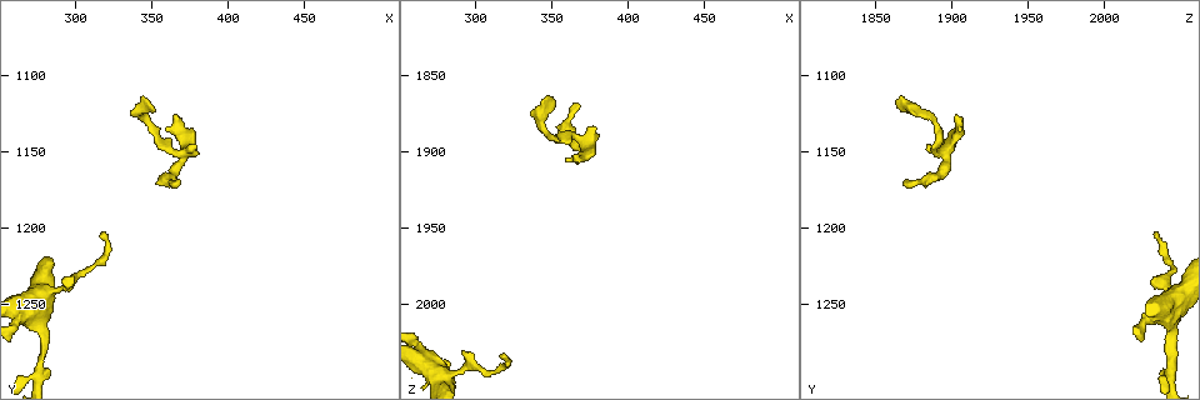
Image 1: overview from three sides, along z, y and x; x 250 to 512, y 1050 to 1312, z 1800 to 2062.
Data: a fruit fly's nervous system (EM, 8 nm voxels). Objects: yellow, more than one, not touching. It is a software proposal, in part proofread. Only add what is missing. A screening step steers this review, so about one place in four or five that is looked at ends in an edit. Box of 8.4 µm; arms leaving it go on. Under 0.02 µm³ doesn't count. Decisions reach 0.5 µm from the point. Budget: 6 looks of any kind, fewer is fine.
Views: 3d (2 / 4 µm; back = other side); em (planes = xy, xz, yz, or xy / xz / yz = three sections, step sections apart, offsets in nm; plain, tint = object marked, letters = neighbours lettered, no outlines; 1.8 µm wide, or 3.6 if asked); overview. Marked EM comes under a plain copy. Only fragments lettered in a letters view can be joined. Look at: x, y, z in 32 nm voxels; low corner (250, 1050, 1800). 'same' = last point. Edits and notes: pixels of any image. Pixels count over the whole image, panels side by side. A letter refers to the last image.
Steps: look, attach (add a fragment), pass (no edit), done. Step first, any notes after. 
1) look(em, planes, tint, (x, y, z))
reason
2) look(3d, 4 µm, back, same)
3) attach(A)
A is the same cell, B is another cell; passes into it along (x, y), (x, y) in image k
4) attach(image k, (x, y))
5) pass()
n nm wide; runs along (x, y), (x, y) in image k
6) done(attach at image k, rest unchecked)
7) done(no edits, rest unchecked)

look(3d, 2 µm, (290, 1234, 2032))
thin end

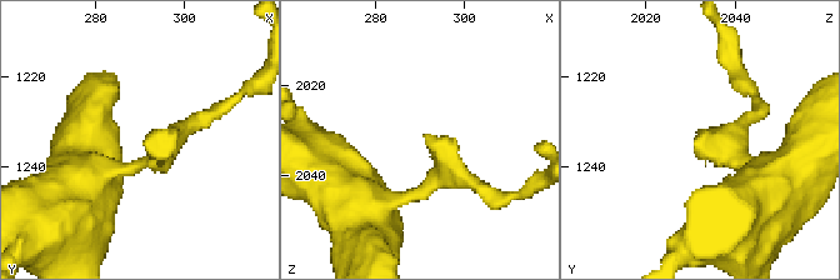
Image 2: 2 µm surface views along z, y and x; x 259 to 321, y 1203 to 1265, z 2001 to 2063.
look(em, planes, letters, (291, 1234, 2032))
need the tissue

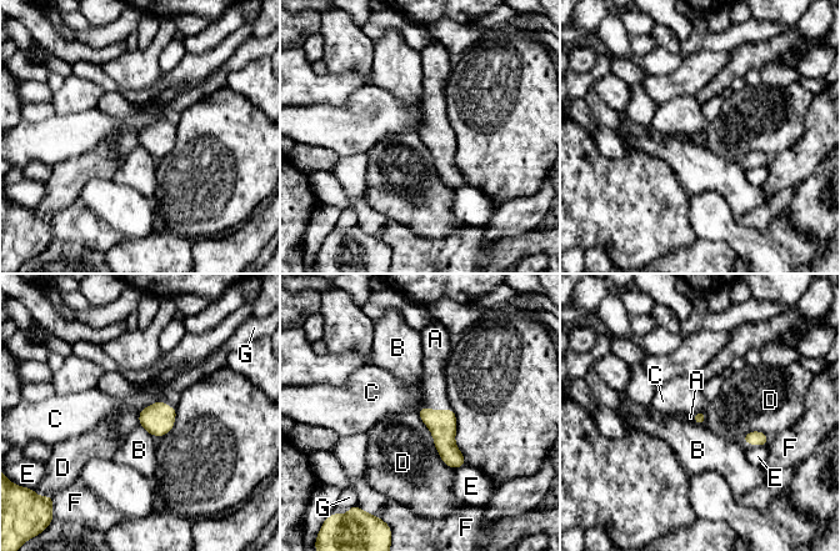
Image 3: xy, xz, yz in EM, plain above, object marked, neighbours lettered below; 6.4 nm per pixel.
attach(A)
A is the same cell, B, C, D, E, F and G are other cells; passes into it along (441, 424), (428, 407), (435, 396) in image 3; the neuron continues

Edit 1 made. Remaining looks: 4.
look(3d, 4 µm, (366, 1168, 1868))

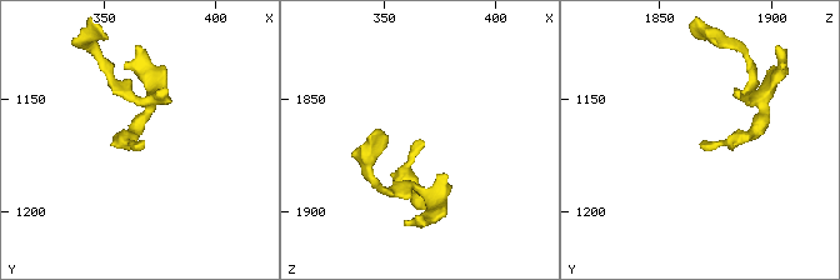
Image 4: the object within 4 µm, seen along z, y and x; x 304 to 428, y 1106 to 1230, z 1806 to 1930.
look(em, planes, letters, (368, 1167, 1869))
now the EM

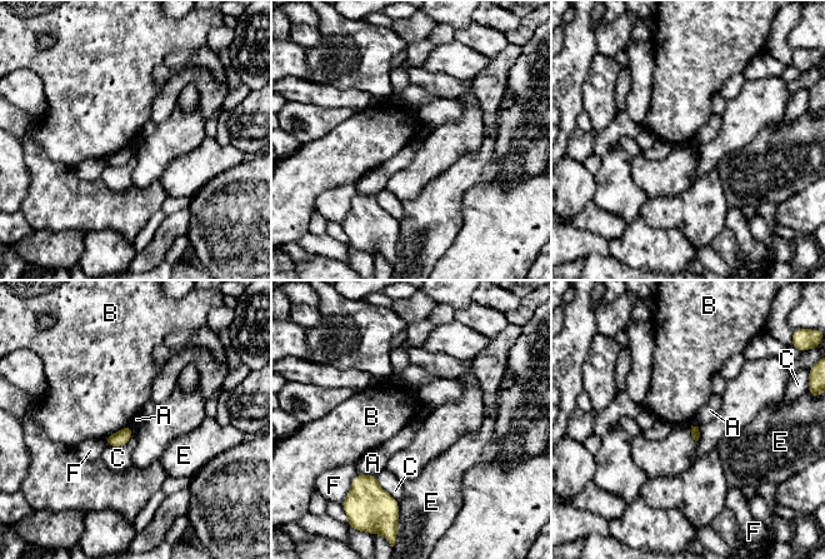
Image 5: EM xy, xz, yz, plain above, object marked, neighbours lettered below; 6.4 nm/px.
pass()
C touches over 220 nm; A, B, C, E and F are other cells; no lettered fragment goes on from it

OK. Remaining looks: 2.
done(attach at image 3, rest unchecked)

